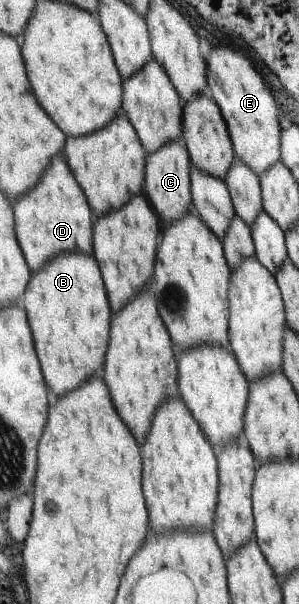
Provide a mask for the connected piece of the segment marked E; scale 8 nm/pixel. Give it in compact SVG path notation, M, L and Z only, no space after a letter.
M229 47L211 48L208 63L209 97L220 108L232 139L237 157L255 173L261 175L275 167L280 159L279 127L273 97L251 63Z

